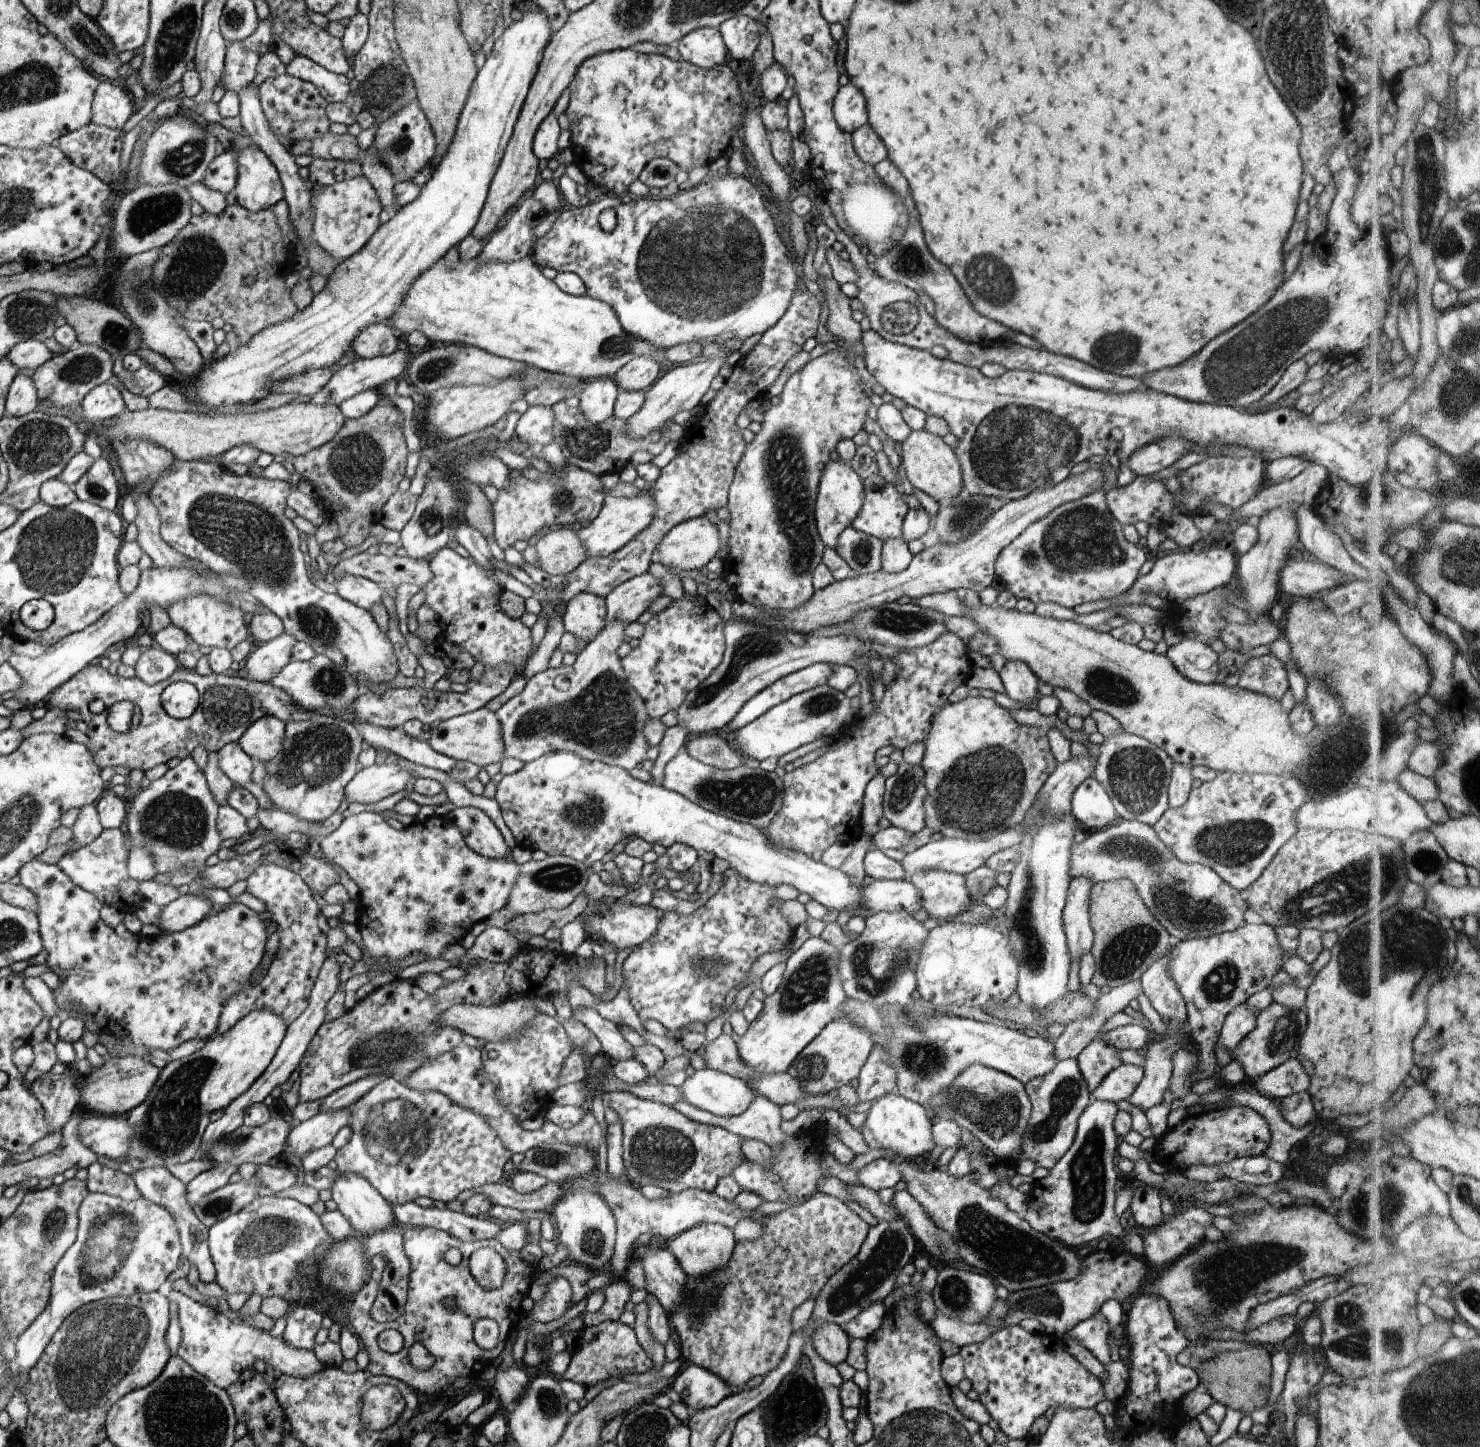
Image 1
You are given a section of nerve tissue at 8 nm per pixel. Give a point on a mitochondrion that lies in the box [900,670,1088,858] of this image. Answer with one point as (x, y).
(981, 799)

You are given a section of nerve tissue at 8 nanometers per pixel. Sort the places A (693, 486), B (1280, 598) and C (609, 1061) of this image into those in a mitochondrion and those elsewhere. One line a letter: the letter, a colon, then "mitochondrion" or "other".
A: other
B: other
C: other

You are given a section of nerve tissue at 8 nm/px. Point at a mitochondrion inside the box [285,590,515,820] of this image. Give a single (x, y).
(320, 627)

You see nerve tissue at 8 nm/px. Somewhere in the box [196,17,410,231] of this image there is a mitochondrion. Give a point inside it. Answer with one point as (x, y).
(384, 89)

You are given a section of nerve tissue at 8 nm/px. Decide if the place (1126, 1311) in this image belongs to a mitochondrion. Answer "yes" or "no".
no

